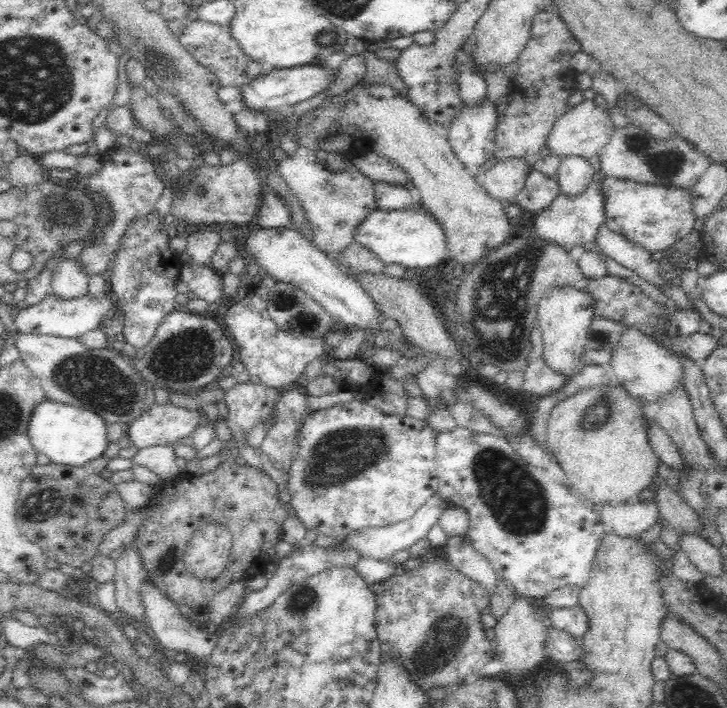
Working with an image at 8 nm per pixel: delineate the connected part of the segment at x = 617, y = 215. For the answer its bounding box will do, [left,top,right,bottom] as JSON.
[600,176,696,253]

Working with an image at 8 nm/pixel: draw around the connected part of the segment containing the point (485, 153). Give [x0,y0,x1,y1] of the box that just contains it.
[447,100,496,173]

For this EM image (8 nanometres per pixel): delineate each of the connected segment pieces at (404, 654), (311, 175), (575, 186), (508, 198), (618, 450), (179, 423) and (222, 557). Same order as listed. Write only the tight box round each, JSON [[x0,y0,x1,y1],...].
[[370,561,492,692],[276,146,377,255],[557,157,596,197],[480,157,530,205],[545,384,659,507],[125,403,202,450],[183,525,233,581]]

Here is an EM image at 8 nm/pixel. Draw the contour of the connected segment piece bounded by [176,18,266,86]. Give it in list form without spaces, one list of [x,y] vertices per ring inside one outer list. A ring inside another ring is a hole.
[[[200,18],[194,21],[184,21],[185,26],[176,38],[201,66],[215,75],[220,86],[242,86],[266,71],[263,64],[251,61],[251,58],[242,53],[242,48],[238,45],[238,42],[230,36],[228,26],[224,27],[206,22]]]

